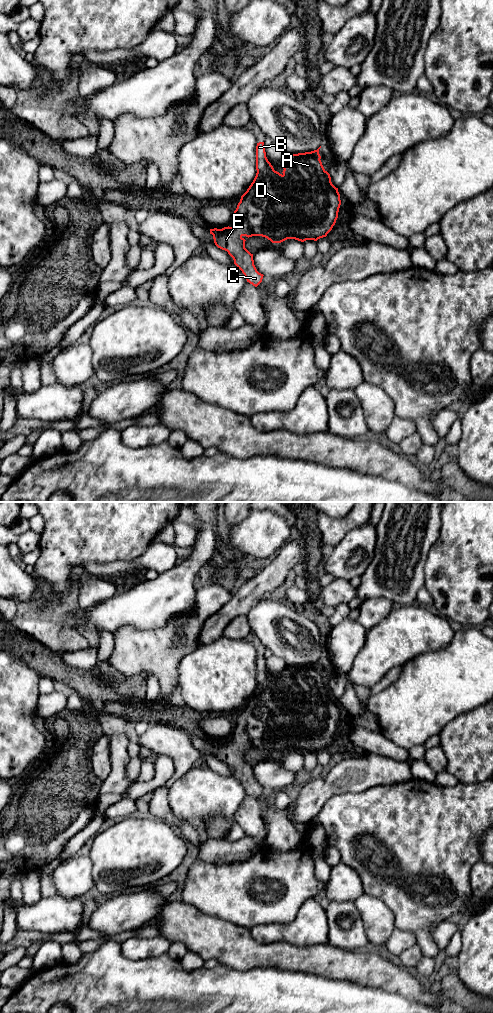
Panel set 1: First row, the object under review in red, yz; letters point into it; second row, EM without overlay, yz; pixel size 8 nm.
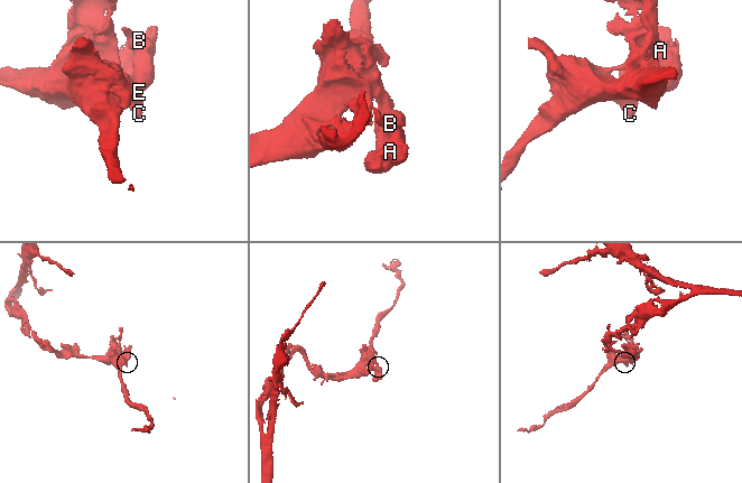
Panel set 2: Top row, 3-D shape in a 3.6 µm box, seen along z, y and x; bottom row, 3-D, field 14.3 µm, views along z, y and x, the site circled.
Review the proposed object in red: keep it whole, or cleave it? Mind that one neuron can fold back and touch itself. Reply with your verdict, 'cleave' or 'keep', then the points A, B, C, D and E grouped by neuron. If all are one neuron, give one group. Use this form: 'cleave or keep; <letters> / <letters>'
keep; A B C D E

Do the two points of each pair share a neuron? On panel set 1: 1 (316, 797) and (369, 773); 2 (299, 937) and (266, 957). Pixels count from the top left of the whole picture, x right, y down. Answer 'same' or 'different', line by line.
1: same
2: different

